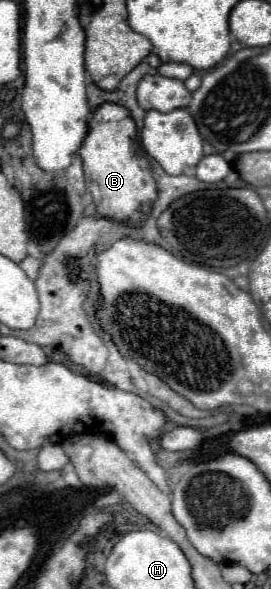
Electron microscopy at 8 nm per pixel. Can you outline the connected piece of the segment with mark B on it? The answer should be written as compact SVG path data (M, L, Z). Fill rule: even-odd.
M99 105L99 109L93 111L93 117L89 121L87 137L85 137L83 145L79 147L87 191L91 193L99 215L111 217L113 221L141 223L149 215L151 203L157 197L157 187L155 187L155 181L153 181L153 175L151 175L151 165L139 163L135 139L137 139L137 125L135 125L131 113L127 113L127 109L123 109L123 105Z

